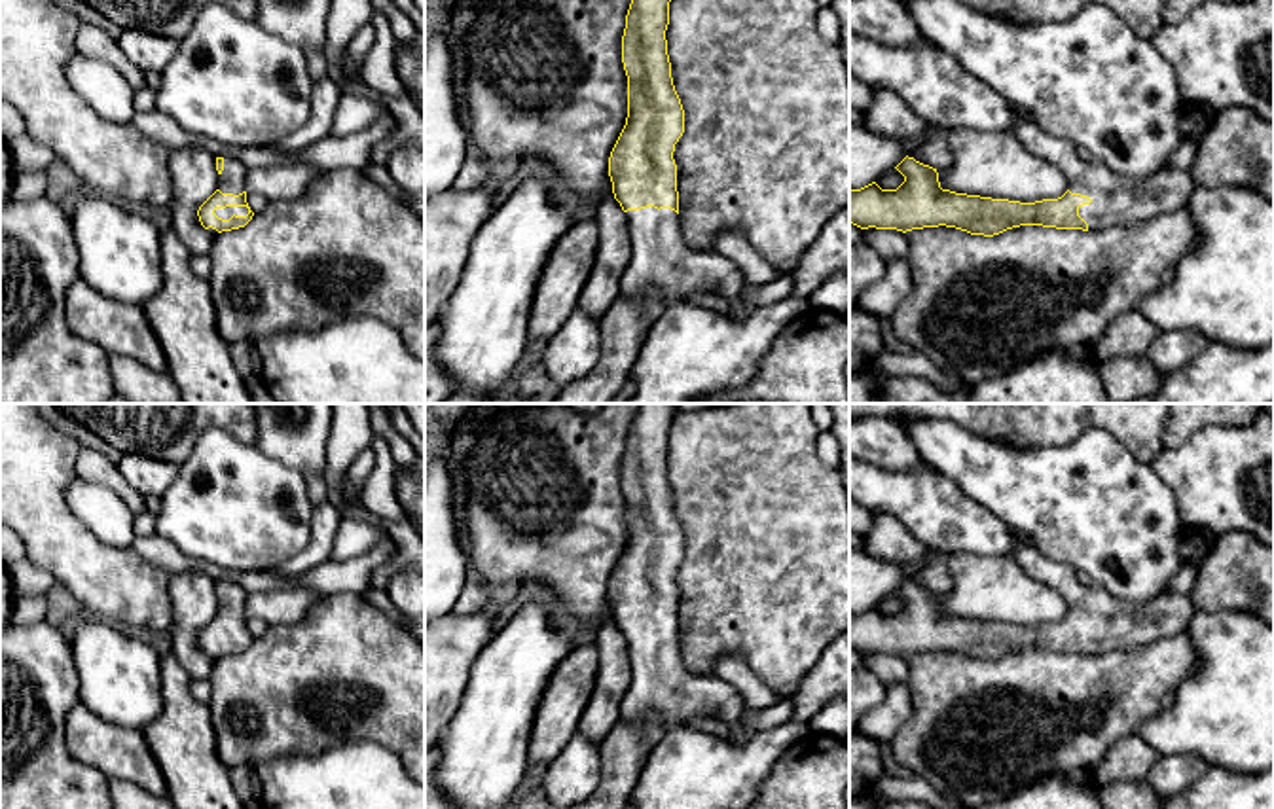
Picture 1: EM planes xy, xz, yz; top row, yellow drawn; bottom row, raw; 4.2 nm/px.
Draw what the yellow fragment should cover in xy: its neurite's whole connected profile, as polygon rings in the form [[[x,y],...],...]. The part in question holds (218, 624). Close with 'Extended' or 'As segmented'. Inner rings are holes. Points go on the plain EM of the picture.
[[[231,580],[216,582],[218,614],[199,631],[197,640],[212,659],[245,652],[254,637],[246,627],[246,591]]]. Extended

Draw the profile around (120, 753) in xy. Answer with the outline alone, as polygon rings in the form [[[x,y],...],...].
[[[76,703],[66,716],[66,746],[108,779],[135,782],[157,798],[169,794],[142,731],[108,724],[83,703]]]

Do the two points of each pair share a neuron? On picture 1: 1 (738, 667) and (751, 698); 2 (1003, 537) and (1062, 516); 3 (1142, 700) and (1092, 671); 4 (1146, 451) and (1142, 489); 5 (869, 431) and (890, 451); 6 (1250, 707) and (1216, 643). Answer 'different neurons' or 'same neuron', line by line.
1: same neuron
2: different neurons
3: same neuron
4: different neurons
5: same neuron
6: same neuron

